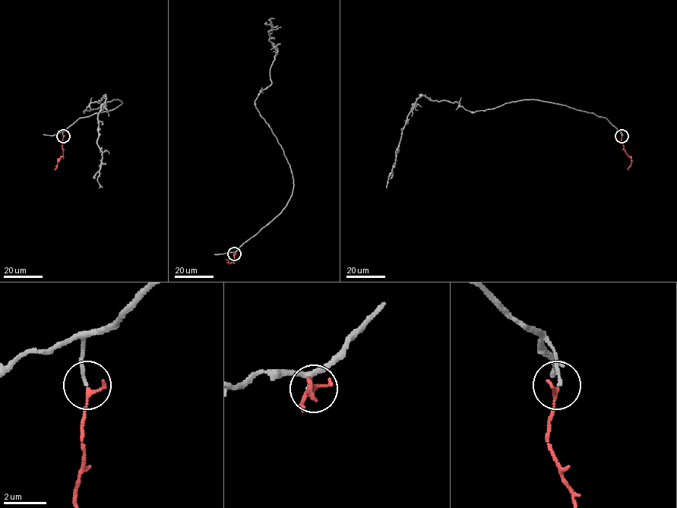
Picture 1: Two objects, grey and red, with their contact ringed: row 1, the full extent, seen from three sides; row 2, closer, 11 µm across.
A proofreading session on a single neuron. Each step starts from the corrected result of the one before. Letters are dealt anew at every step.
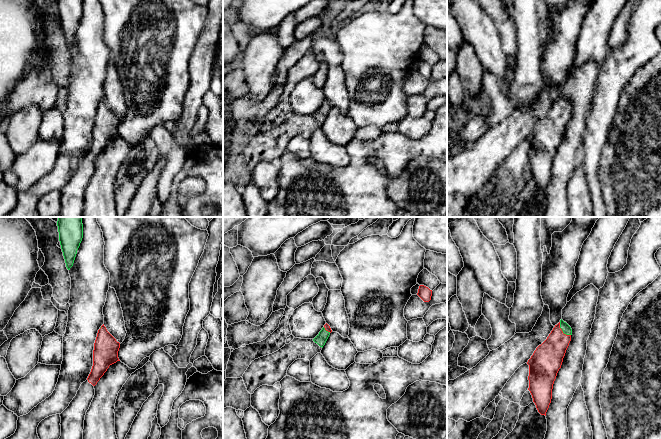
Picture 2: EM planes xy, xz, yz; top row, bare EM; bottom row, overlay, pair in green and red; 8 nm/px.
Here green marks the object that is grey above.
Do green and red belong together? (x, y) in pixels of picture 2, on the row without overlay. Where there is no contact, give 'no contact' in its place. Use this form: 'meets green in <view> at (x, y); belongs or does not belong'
meets green in yz at (562, 106); belongs

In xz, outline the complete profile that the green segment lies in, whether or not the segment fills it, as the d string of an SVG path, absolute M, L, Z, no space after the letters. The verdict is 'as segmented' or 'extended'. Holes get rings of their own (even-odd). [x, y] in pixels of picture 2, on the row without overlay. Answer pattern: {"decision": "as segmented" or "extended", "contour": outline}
{"decision": "extended", "contour": "M326 99L313 117L323 124L331 108L330 102Z"}

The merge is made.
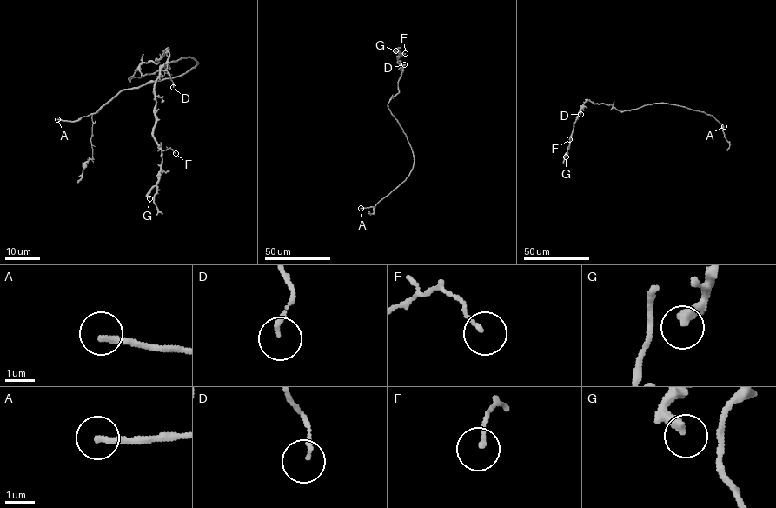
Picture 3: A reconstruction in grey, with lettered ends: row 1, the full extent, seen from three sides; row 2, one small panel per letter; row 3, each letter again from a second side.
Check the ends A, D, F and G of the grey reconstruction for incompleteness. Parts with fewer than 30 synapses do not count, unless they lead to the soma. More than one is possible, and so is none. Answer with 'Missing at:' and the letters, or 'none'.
Missing at: A

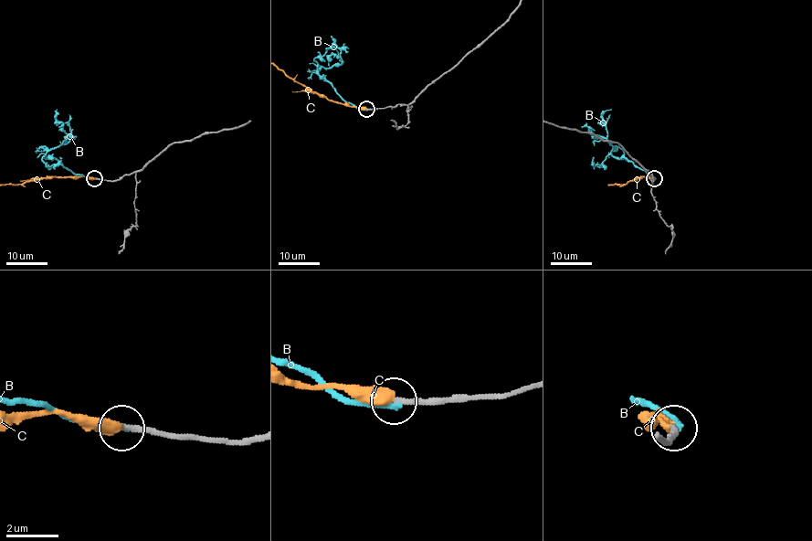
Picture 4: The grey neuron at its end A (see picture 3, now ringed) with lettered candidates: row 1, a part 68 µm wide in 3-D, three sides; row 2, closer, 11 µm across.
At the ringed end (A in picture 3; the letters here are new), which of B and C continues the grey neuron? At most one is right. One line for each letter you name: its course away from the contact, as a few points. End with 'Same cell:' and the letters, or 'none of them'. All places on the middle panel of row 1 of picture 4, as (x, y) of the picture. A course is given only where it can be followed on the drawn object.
Same cell: C

